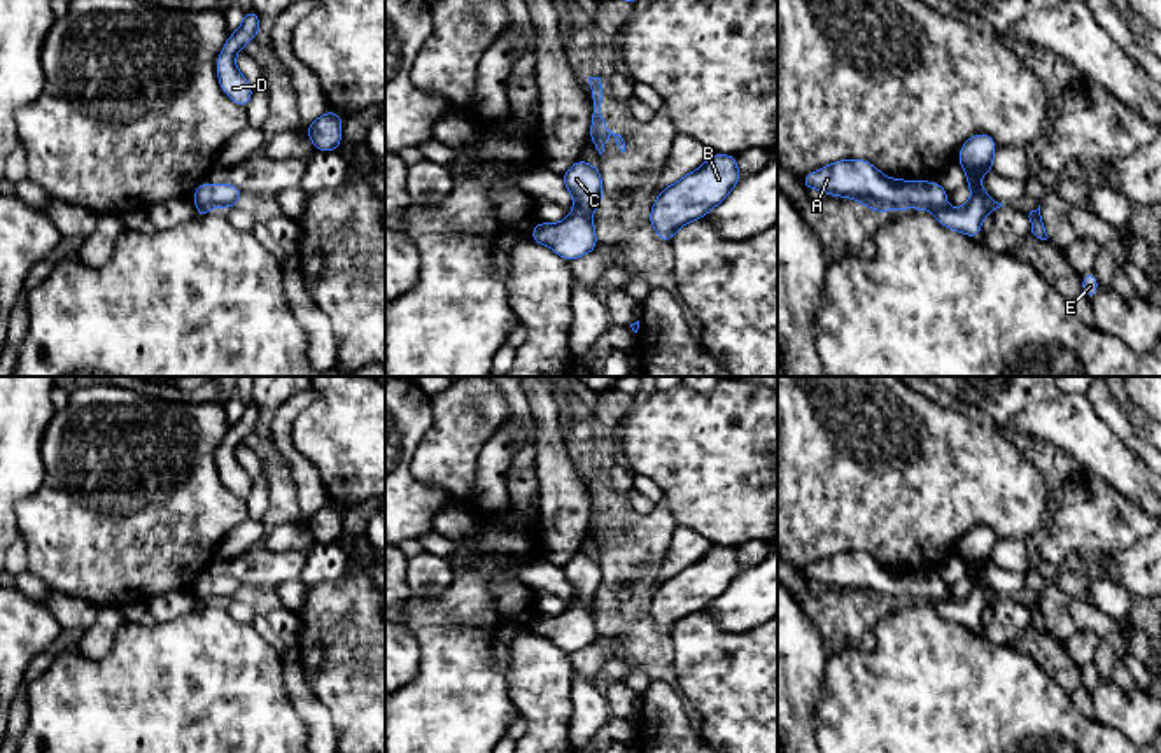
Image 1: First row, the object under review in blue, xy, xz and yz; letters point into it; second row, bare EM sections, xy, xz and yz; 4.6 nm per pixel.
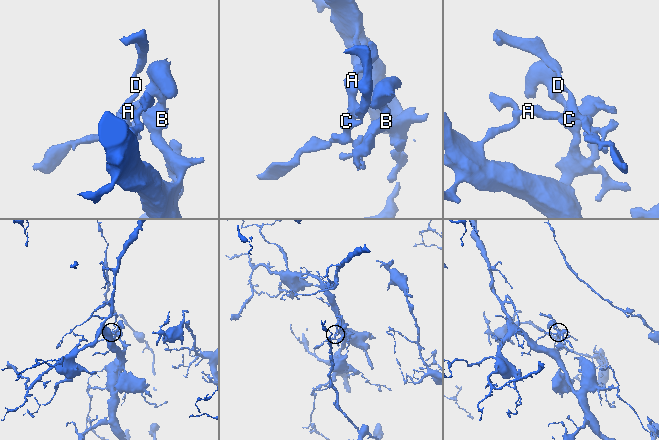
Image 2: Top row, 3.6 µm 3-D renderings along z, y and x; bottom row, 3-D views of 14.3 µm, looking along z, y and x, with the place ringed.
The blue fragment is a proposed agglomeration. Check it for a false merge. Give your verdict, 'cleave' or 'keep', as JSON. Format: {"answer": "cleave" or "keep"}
{"answer": "cleave"}

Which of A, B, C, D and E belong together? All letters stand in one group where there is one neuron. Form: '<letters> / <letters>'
A B / C D E

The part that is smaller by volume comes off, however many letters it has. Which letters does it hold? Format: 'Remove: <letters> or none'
Remove: C, D, E

